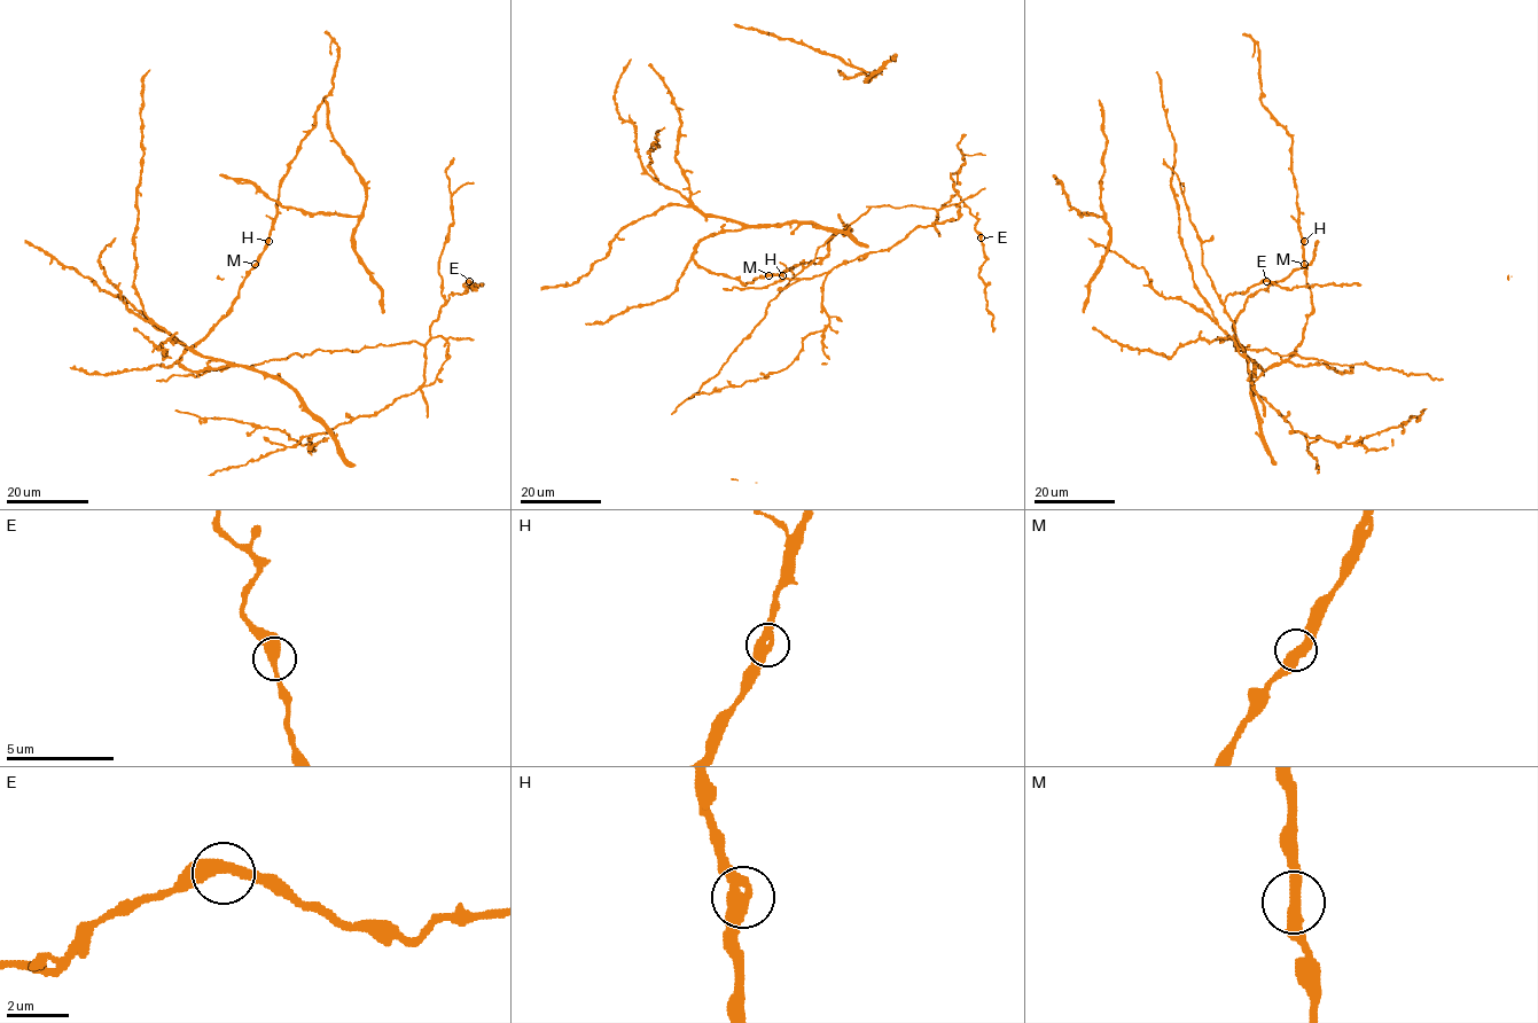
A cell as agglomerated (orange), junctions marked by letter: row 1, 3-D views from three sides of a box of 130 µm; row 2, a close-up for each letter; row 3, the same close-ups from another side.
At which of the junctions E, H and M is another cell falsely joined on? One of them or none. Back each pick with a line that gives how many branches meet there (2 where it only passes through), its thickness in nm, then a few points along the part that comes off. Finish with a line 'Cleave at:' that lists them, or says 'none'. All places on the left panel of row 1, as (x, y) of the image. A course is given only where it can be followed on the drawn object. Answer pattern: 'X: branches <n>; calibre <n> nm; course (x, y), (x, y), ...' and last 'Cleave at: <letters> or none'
Cleave at: none

